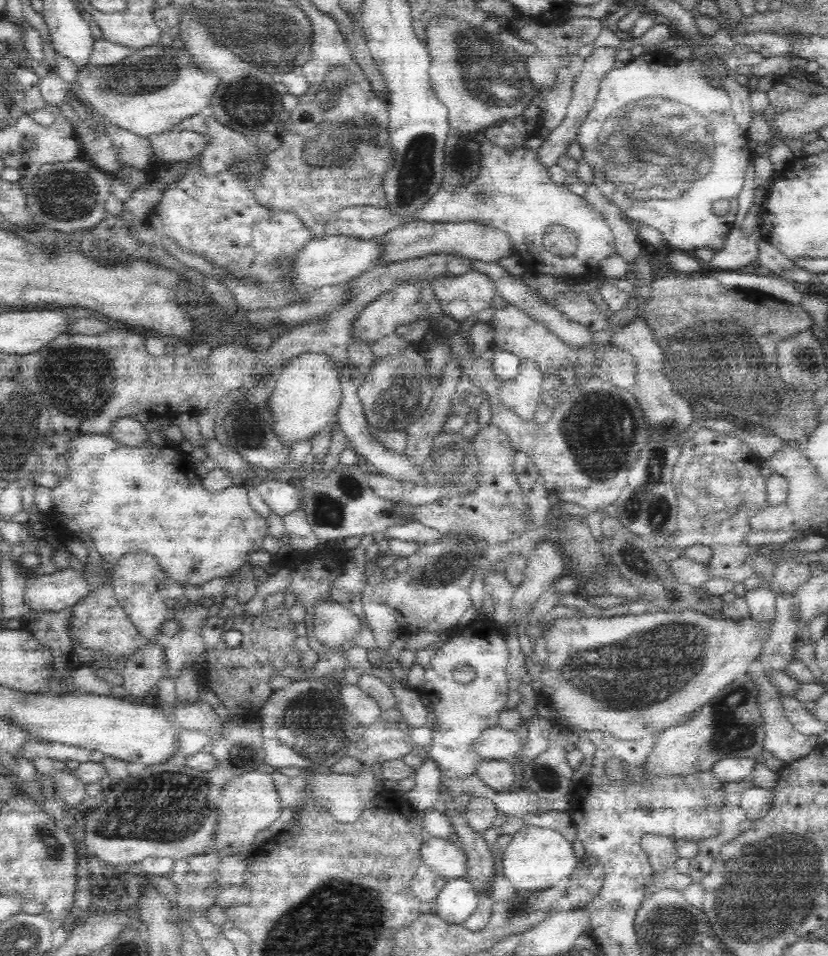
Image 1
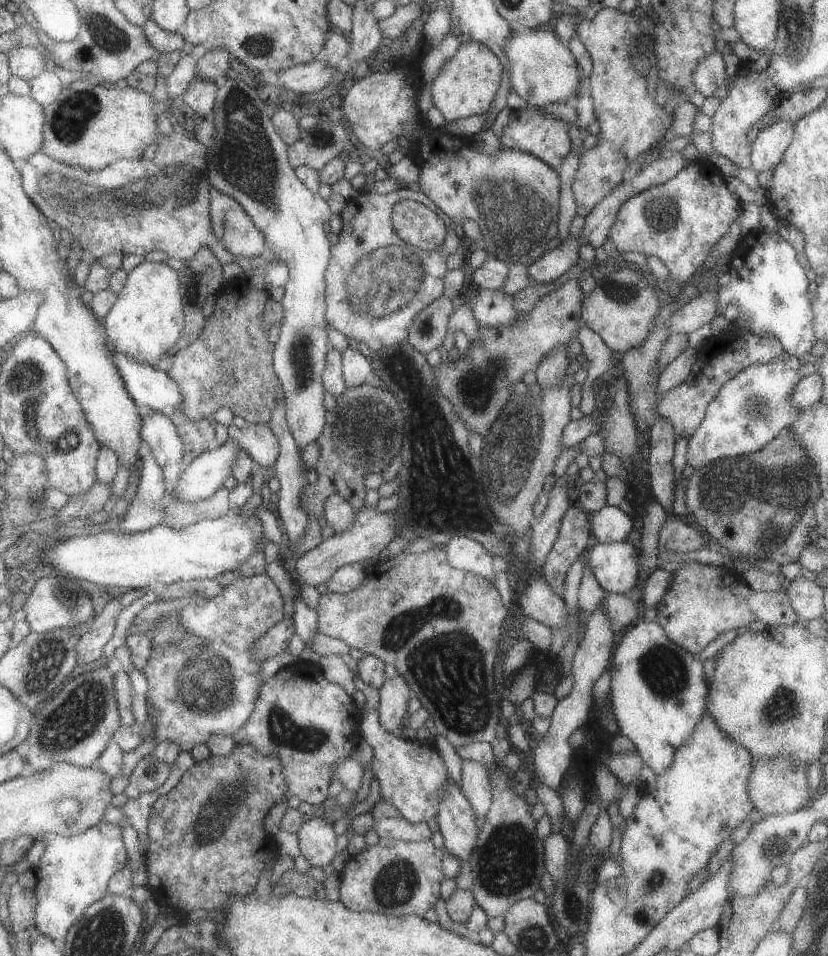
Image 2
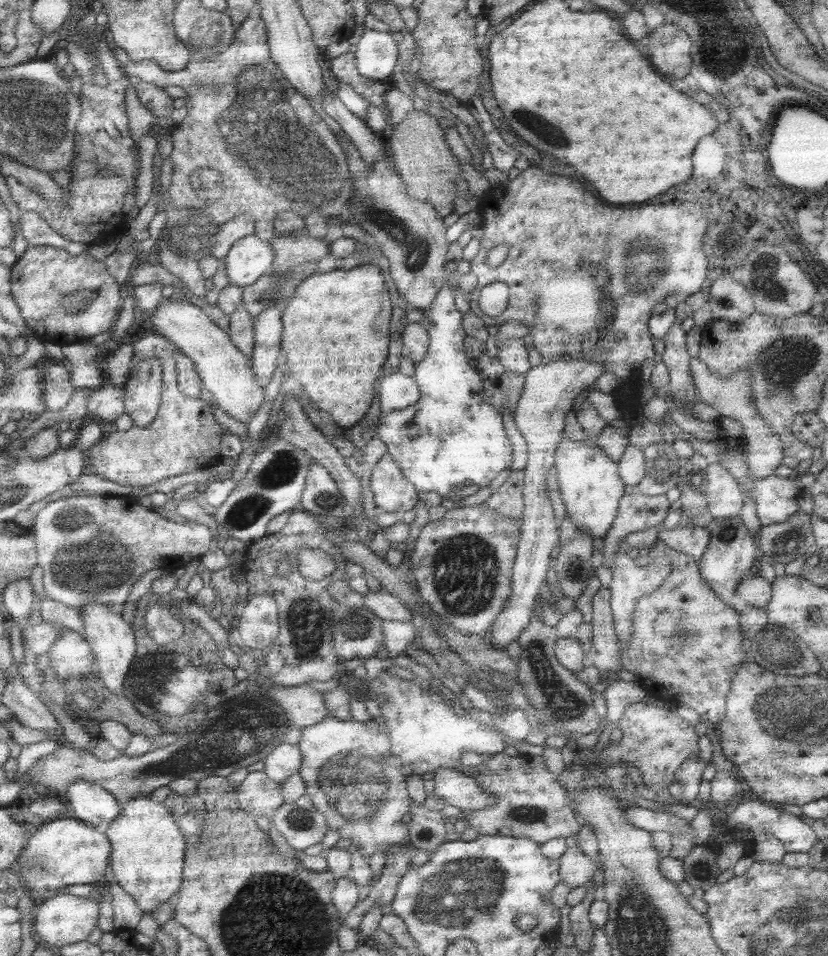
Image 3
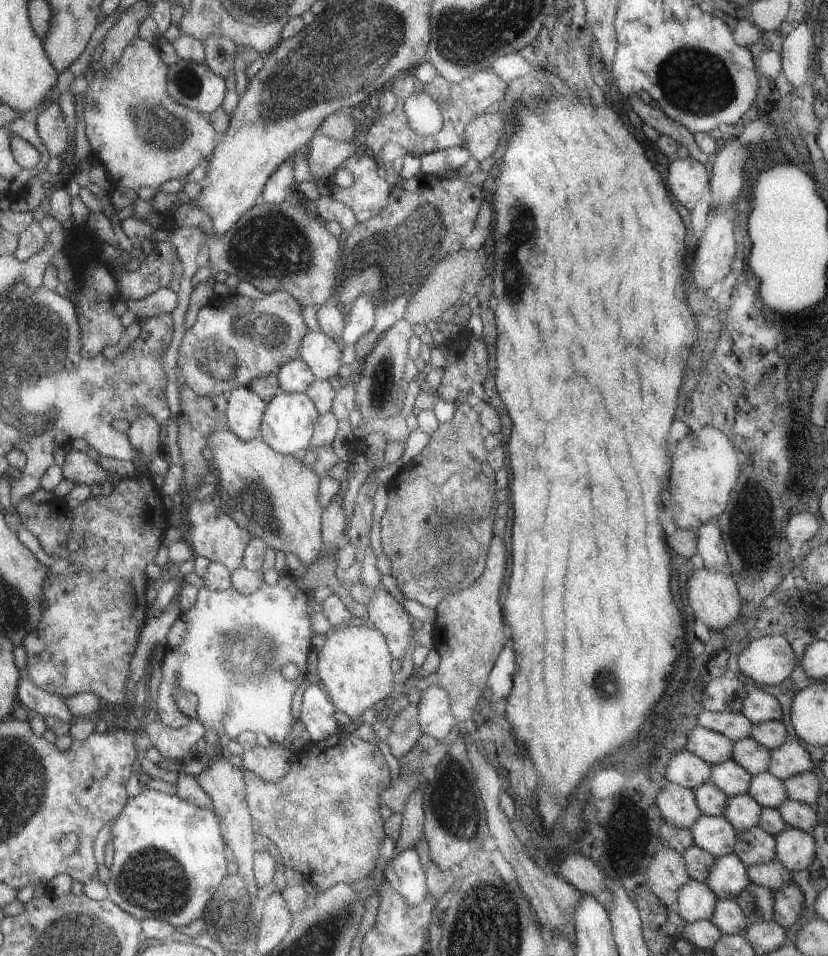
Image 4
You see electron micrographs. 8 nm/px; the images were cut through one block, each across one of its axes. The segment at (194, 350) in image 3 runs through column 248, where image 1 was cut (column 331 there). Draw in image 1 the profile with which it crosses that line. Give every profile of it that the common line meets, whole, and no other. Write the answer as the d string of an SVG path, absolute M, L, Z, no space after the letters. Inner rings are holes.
M304 352L300 356L294 356L290 362L286 362L282 374L278 376L276 388L268 398L268 410L276 438L290 448L298 442L312 440L328 426L328 422L336 420L340 400L342 390L338 384L336 362L328 354Z

